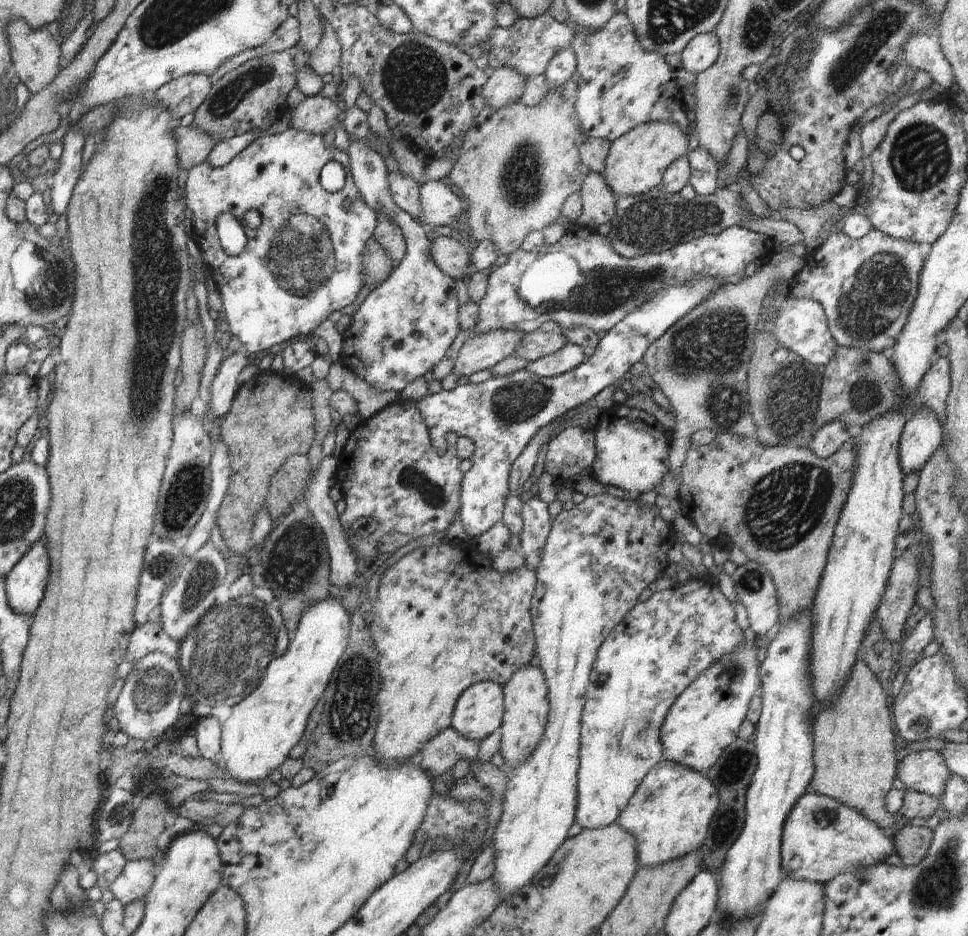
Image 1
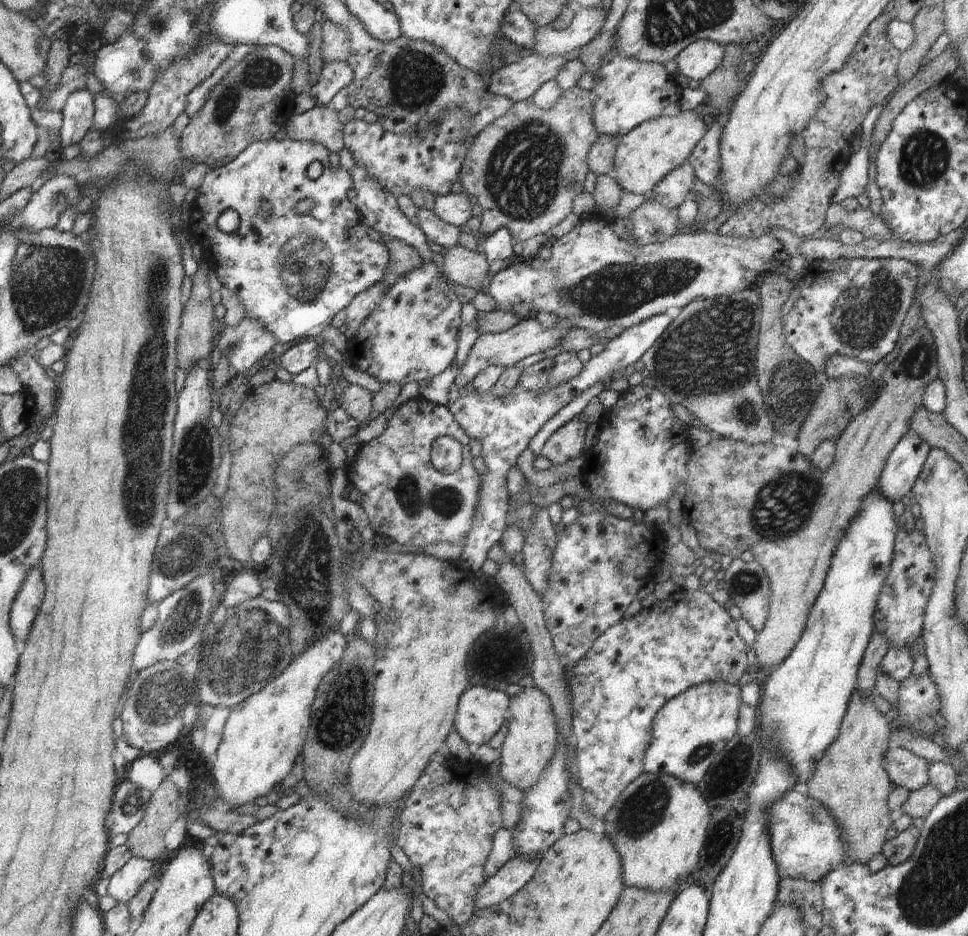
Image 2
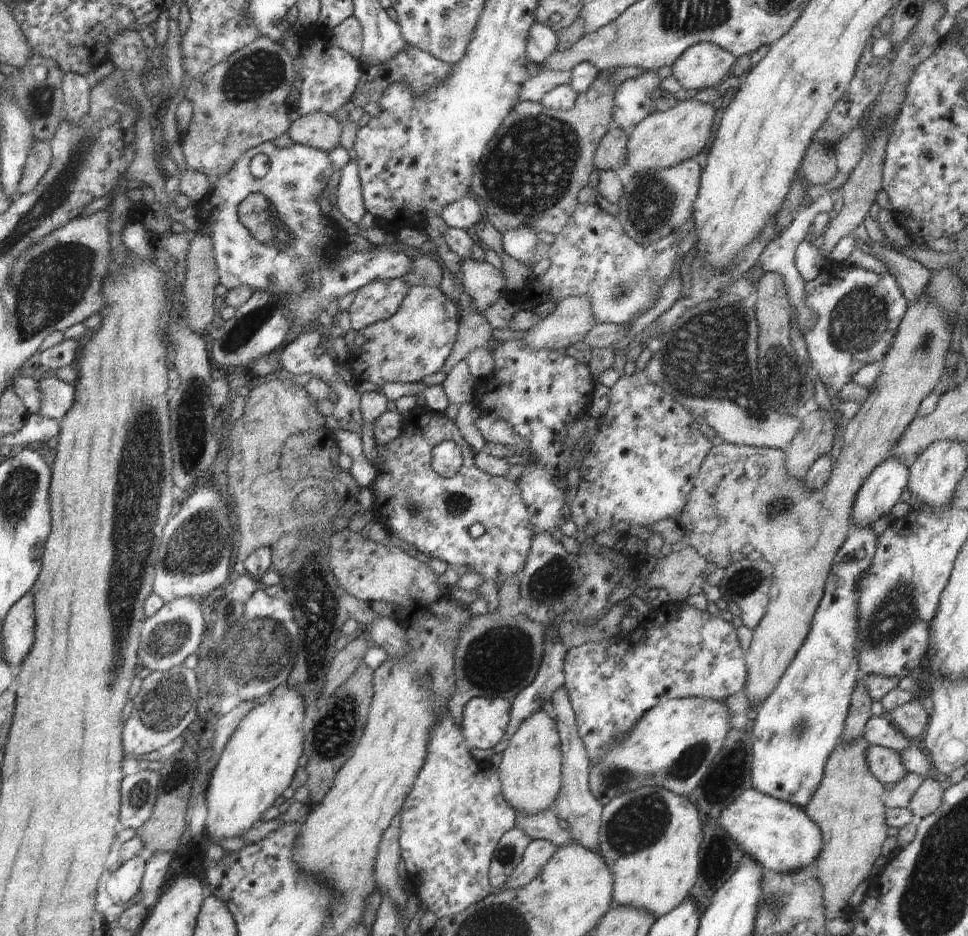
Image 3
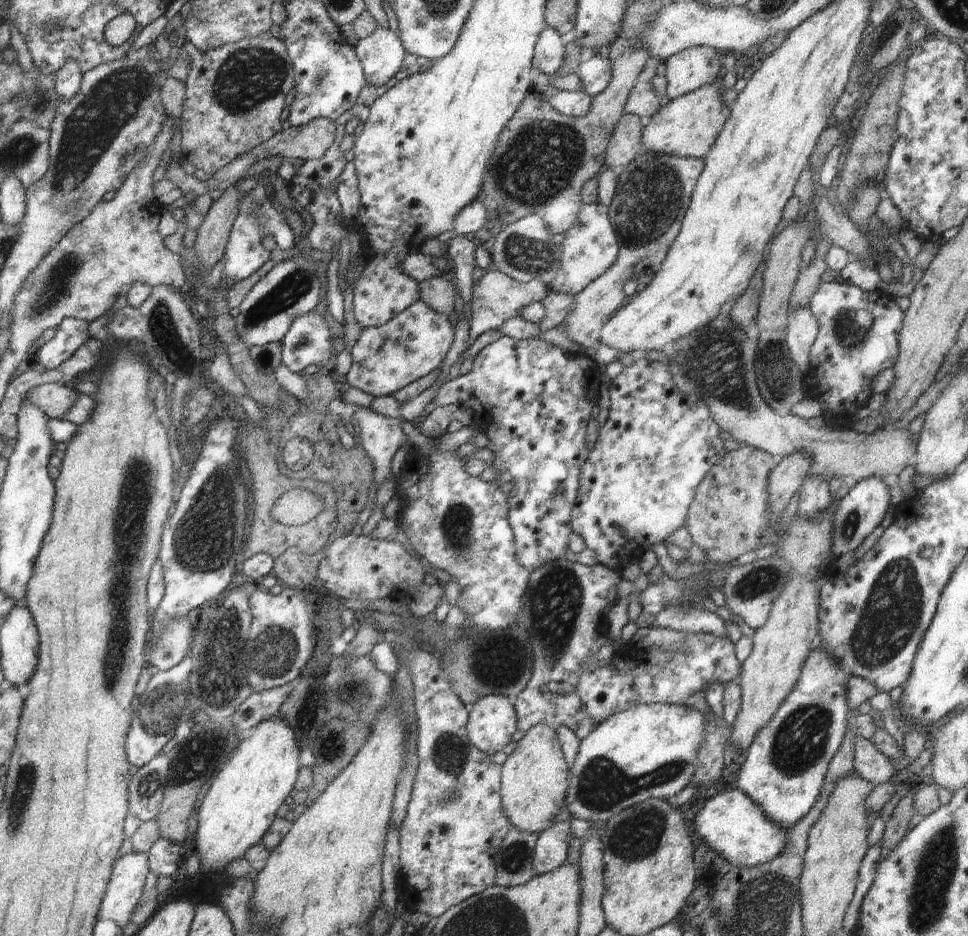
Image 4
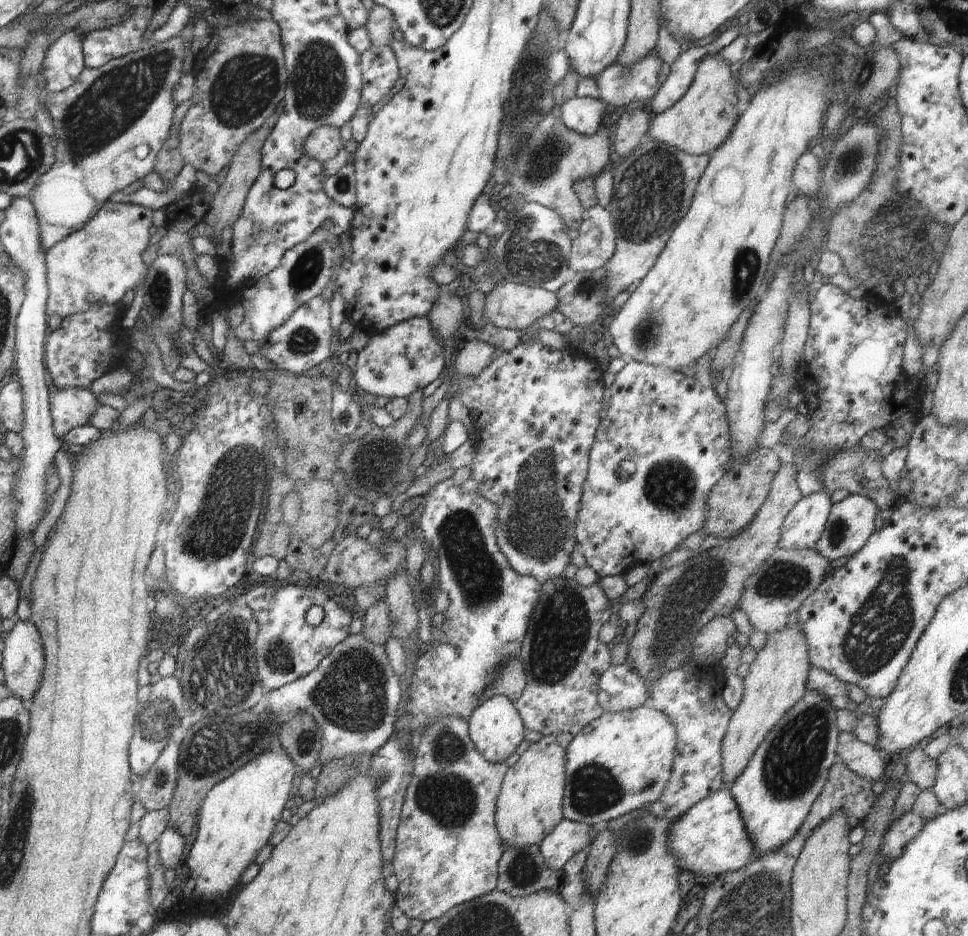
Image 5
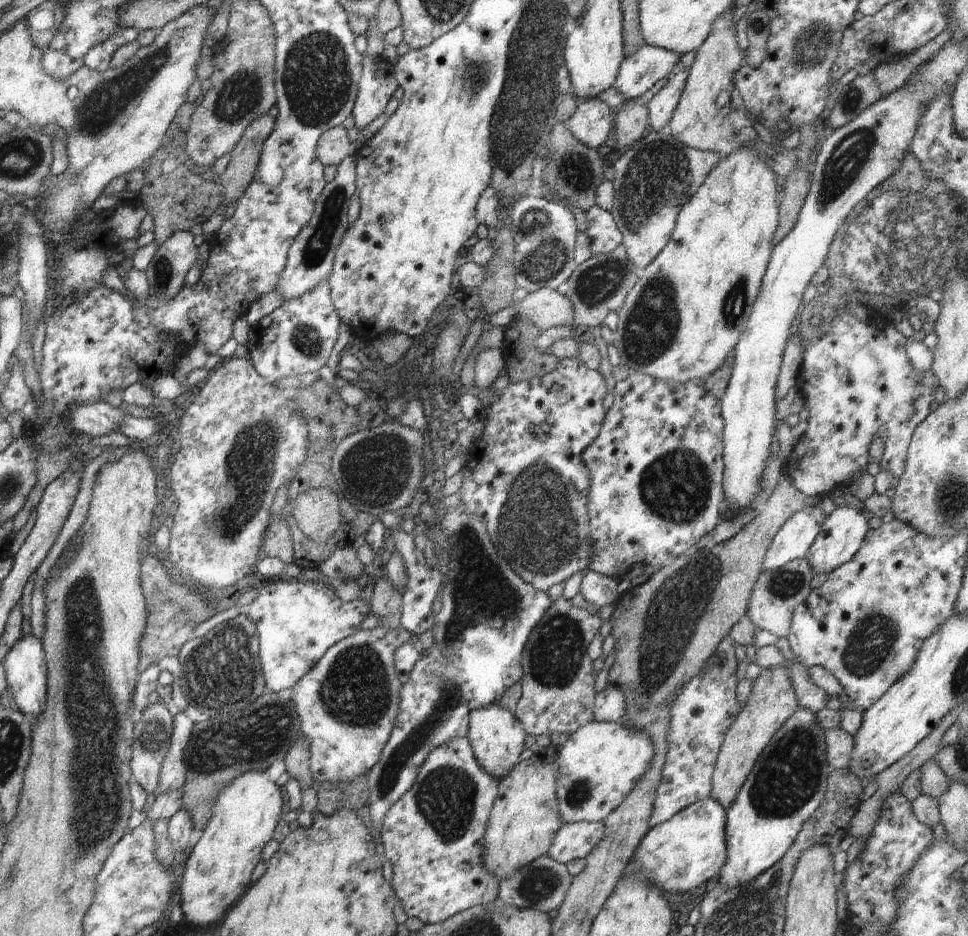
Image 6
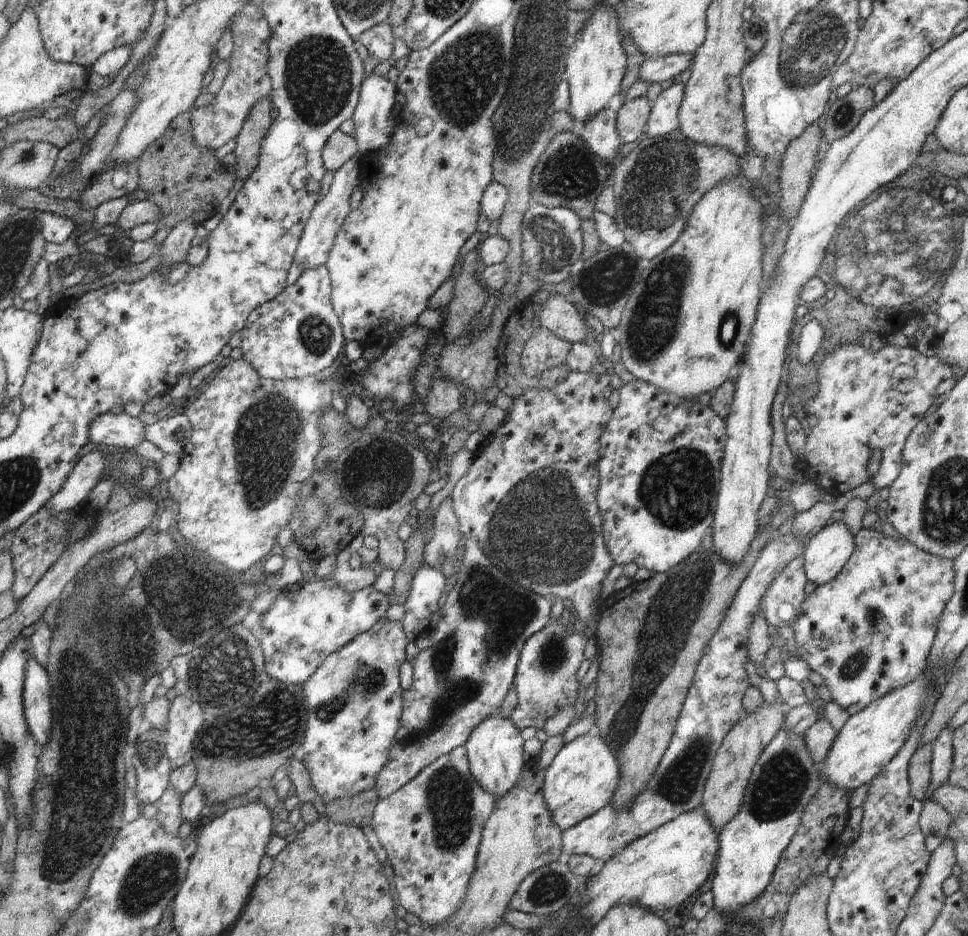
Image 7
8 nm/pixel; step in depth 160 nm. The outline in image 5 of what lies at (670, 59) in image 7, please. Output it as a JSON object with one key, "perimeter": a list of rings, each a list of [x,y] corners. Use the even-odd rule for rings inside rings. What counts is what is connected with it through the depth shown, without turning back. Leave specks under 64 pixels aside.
{"perimeter":[[[650,51],[632,66],[625,67],[618,63],[609,66],[594,79],[600,91],[600,100],[609,108],[645,105],[661,87],[658,72],[662,62],[654,51]]]}

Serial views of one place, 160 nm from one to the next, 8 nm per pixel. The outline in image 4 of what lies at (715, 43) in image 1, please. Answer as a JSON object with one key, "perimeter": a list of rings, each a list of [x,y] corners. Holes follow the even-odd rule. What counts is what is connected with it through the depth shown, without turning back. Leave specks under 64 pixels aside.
{"perimeter":[[[694,47],[672,55],[666,60],[665,100],[688,94],[702,85],[712,83],[723,66],[722,53],[712,47]]]}

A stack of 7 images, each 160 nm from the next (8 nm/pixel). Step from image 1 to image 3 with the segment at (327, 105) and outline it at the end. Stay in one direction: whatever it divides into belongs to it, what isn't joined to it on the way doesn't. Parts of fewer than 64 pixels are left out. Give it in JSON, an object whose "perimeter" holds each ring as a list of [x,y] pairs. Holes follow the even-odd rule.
{"perimeter":[[[316,111],[291,122],[288,136],[297,144],[329,153],[336,148],[342,134],[342,124],[334,115]]]}

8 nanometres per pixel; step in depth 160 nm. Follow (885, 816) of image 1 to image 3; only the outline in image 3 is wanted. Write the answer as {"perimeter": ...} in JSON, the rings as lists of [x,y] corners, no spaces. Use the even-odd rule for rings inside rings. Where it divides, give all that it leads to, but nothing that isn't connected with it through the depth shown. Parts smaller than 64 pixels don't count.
{"perimeter":[[[864,736],[849,745],[840,742],[830,753],[821,783],[805,808],[810,820],[818,825],[822,837],[823,845],[813,860],[812,870],[822,885],[826,920],[842,917],[854,890],[874,876],[887,837],[883,803],[886,789],[867,767],[865,750],[869,746]]]}

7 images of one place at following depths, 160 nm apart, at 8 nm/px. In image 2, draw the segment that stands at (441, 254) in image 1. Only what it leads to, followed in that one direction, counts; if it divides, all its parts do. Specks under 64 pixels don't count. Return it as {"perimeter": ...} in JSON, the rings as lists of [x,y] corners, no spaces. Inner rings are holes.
{"perimeter":[[[456,245],[444,255],[444,273],[452,283],[486,291],[491,282],[488,263],[484,253]]]}

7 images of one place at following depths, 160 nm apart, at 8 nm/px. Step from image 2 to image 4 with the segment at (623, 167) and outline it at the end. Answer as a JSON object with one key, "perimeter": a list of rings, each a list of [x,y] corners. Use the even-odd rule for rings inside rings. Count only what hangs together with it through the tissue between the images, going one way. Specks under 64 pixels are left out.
{"perimeter":[[[714,80],[671,101],[665,100],[658,112],[651,116],[650,123],[643,128],[644,150],[656,154],[704,159],[731,115],[731,107],[722,99],[722,84],[717,82]]]}

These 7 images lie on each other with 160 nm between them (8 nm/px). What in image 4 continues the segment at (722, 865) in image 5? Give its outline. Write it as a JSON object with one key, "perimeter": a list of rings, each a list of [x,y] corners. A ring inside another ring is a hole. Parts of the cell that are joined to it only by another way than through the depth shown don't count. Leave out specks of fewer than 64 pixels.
{"perimeter":[[[728,790],[718,792],[707,800],[695,816],[692,827],[694,838],[700,838],[708,848],[722,856],[732,866],[753,867],[770,862],[781,854],[787,841],[788,829],[775,825],[743,792]]]}

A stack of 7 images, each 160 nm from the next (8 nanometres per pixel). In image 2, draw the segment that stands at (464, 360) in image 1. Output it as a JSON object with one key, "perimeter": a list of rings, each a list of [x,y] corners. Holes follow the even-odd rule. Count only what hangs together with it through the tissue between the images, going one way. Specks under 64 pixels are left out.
{"perimeter":[[[536,318],[522,319],[520,322],[503,333],[482,332],[478,335],[474,346],[468,353],[466,362],[461,366],[458,376],[454,382],[456,388],[464,388],[470,384],[482,370],[488,366],[512,366],[527,356],[544,352],[545,350],[556,348],[563,336],[573,328],[570,319],[558,319],[554,327],[544,327]]]}

